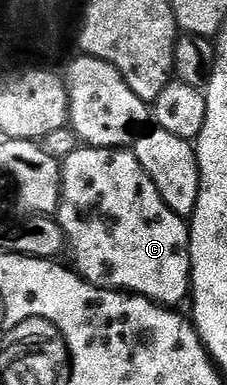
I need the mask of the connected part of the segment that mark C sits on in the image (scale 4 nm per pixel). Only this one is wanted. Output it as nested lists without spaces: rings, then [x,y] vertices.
[[[80,145],[69,157],[61,161],[63,184],[60,186],[60,201],[57,212],[57,222],[61,230],[66,246],[69,248],[69,255],[75,258],[73,269],[82,279],[89,281],[98,287],[108,287],[110,291],[121,291],[132,295],[140,295],[146,299],[152,299],[168,309],[174,308],[175,303],[179,303],[188,298],[191,290],[191,229],[188,220],[182,215],[173,213],[165,201],[161,201],[161,193],[157,193],[157,185],[149,181],[149,173],[141,169],[141,161],[137,161],[134,150],[124,149],[121,147],[97,148],[86,145]]]

